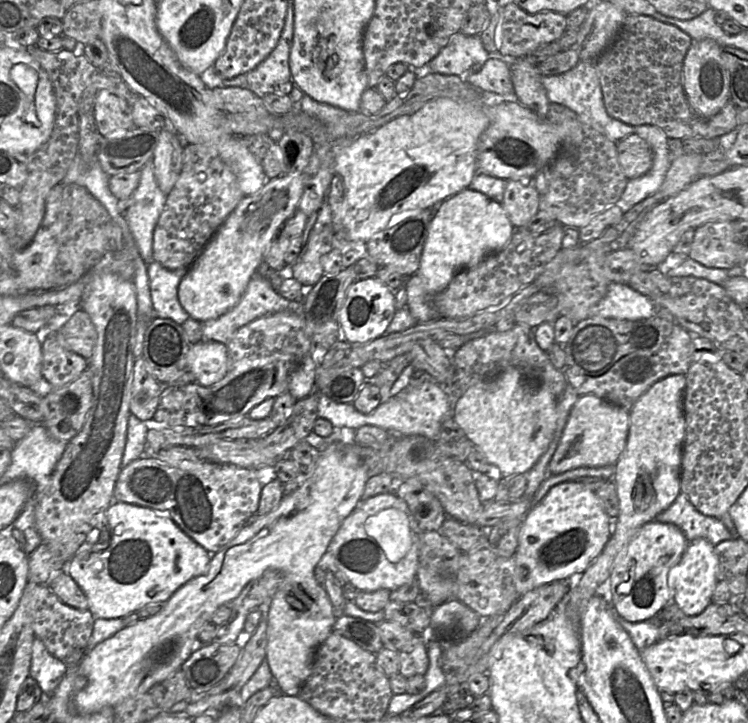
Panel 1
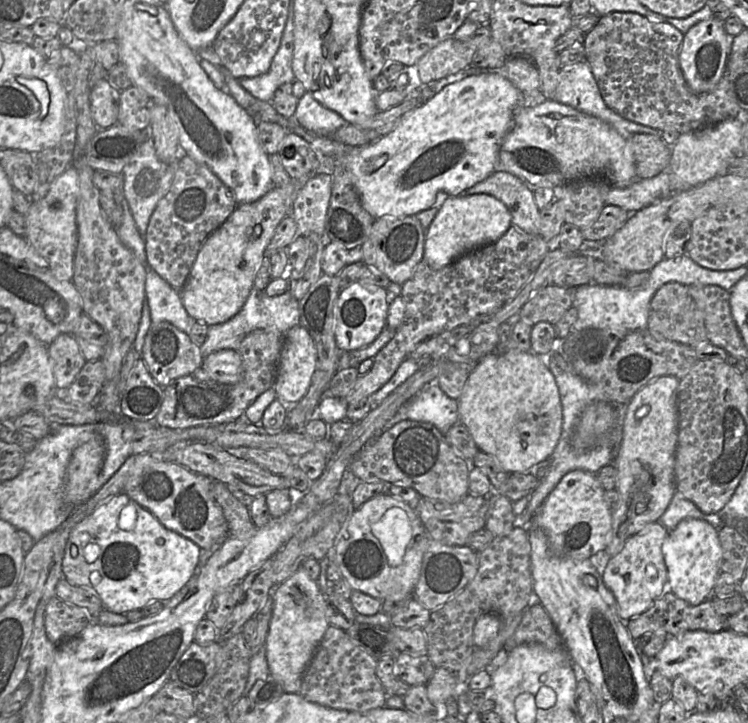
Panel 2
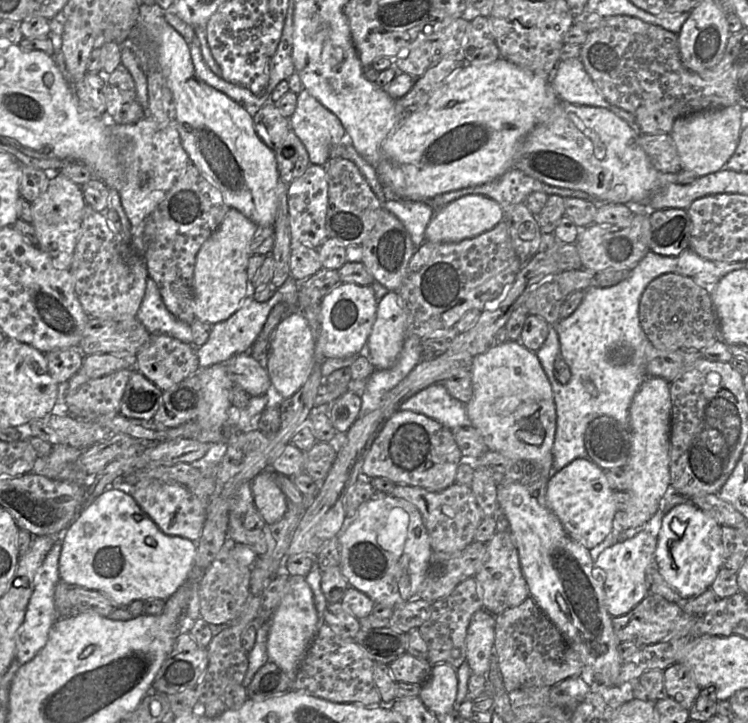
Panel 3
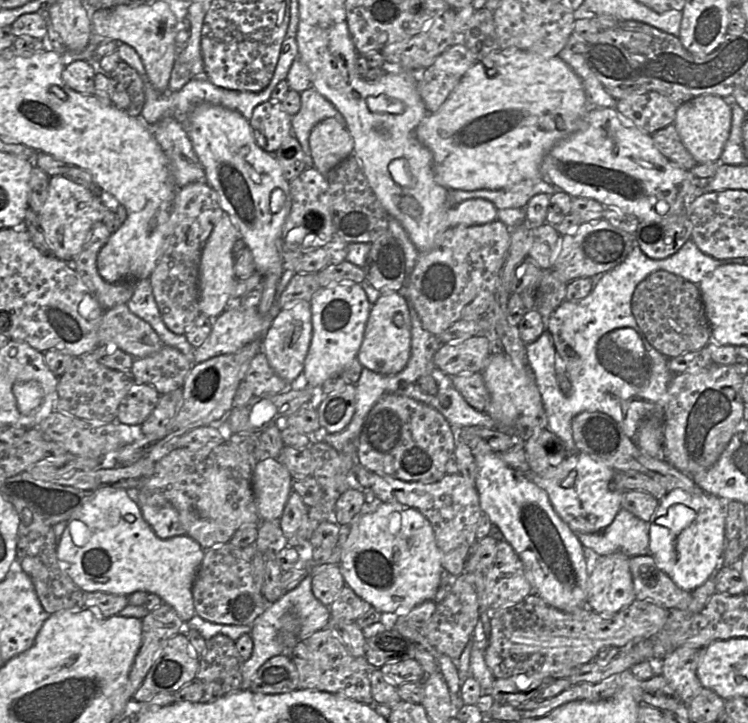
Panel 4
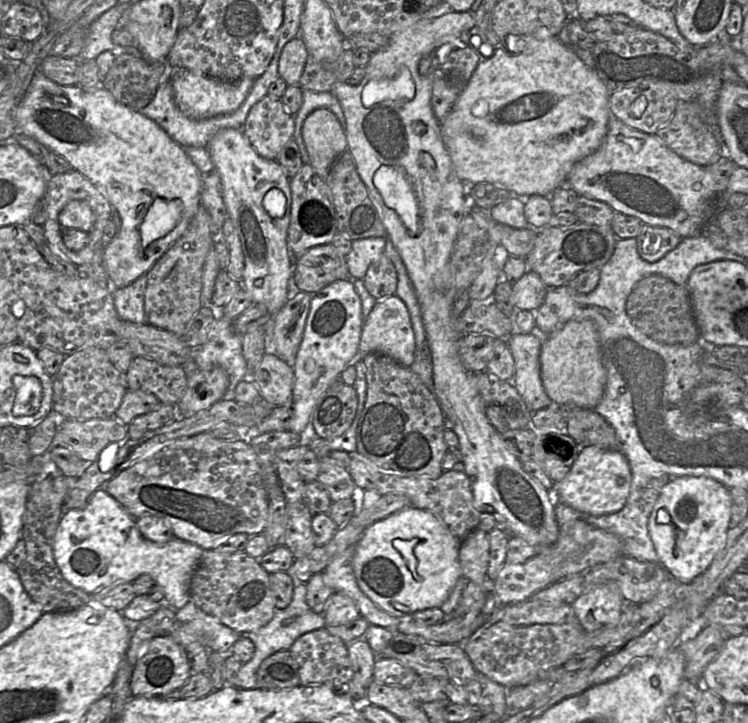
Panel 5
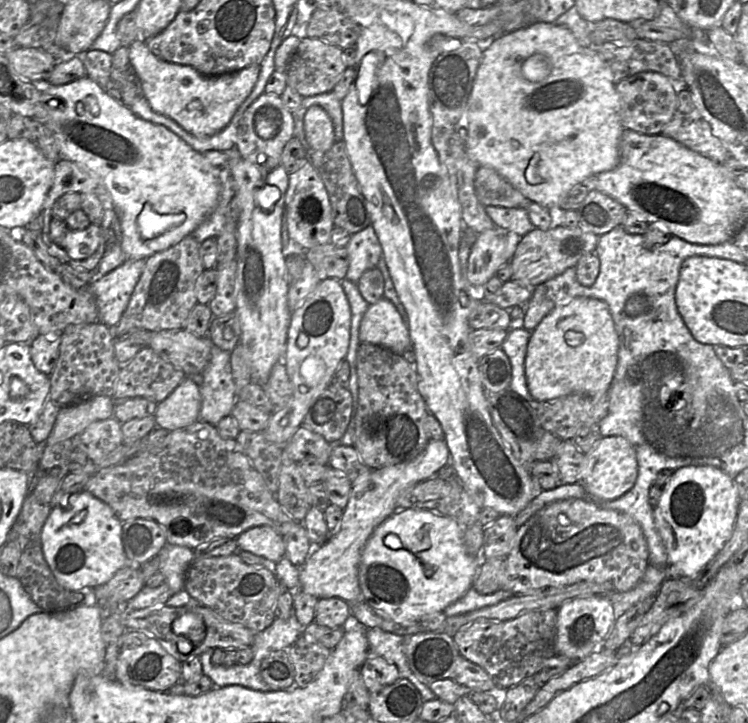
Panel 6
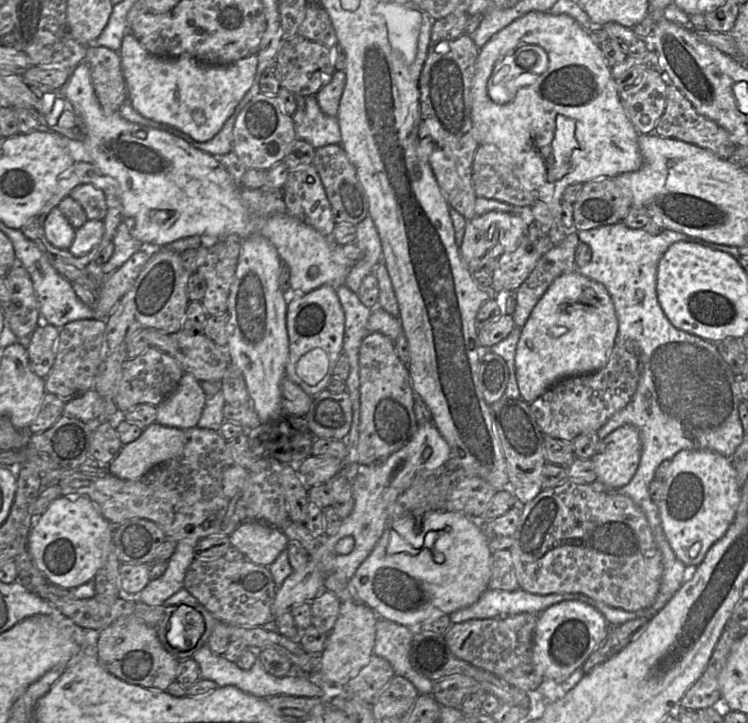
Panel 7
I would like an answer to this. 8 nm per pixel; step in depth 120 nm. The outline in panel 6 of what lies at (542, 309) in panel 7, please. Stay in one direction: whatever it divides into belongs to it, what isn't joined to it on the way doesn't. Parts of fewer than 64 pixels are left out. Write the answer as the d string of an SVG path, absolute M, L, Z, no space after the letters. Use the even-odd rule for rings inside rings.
M576 297L555 307L531 331L525 356L525 377L533 399L554 400L570 394L602 395L611 387L618 361L619 337L608 305L595 298Z

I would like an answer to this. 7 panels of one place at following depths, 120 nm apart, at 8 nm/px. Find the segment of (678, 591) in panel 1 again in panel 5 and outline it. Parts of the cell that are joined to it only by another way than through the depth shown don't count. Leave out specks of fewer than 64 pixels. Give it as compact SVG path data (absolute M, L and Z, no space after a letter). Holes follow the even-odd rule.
M672 477L660 492L654 508L648 517L649 535L659 563L669 577L683 583L690 583L702 575L711 565L716 554L725 546L730 529L732 498L730 489L708 477Z

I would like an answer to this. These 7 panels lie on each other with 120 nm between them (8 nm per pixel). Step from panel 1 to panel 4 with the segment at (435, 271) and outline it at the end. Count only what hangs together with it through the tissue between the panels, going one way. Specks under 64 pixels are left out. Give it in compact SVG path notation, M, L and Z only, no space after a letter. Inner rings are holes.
M473 198L450 207L448 221L450 227L457 225L481 225L497 219L496 206L485 199Z

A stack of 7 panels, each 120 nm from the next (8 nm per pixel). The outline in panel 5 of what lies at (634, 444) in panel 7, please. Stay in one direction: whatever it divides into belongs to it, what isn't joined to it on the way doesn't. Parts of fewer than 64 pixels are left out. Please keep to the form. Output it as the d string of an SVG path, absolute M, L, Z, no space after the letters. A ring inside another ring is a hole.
M595 445L582 446L568 474L561 481L554 482L553 494L564 504L592 516L602 516L620 511L630 495L632 473L630 464L621 450L606 449Z

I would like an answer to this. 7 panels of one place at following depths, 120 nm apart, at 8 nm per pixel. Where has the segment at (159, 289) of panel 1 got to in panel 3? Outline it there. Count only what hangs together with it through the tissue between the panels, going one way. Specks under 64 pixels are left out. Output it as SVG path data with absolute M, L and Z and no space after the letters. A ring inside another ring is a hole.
M149 276L136 317L150 334L167 334L196 348L190 325L176 318L167 309L156 282Z

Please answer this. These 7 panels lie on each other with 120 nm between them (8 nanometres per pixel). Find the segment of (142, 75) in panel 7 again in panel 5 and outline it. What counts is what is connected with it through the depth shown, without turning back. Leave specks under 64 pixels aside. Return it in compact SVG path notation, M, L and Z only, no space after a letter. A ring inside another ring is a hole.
M175 69L171 75L173 97L179 109L188 117L205 119L236 110L246 99L254 83L252 78L220 81L200 75L188 69Z

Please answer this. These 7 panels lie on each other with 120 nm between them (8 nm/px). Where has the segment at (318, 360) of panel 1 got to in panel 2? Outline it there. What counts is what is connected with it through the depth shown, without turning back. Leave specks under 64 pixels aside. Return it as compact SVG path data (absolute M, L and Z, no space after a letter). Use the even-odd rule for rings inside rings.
M301 324L284 335L276 379L277 398L284 404L297 404L308 392L317 365L317 349L308 330Z

